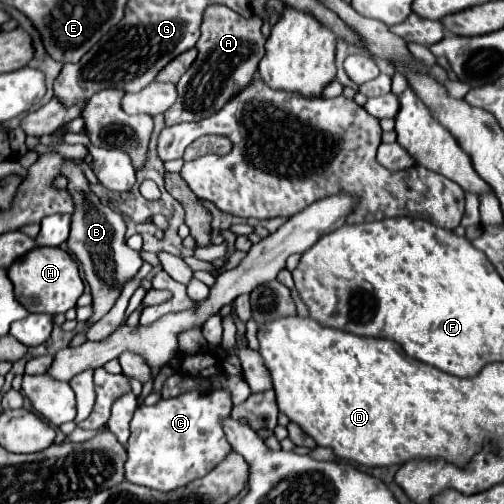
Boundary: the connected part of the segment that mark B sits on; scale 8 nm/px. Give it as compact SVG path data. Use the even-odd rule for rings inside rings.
M64 159L62 163L62 171L60 175L64 175L68 179L68 187L66 191L72 197L74 203L74 213L72 213L72 227L70 227L70 237L68 237L68 249L70 253L78 259L78 263L84 269L84 279L90 285L92 291L92 317L86 321L86 327L82 333L74 335L74 339L70 341L70 347L78 347L82 343L86 343L84 333L96 323L100 321L116 303L116 299L122 293L122 287L126 281L134 279L136 273L142 267L142 257L138 251L130 249L126 245L126 223L124 217L120 213L116 213L114 209L110 209L108 205L104 205L90 189L90 183L82 171L82 167L76 163L76 159Z

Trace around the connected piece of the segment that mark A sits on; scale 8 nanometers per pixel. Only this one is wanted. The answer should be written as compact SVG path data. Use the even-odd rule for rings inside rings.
M212 5L204 11L202 35L196 43L198 57L178 81L178 99L166 111L166 125L184 121L200 121L220 111L228 99L238 95L254 77L260 59L264 57L266 37L260 31L262 19L252 15L244 19L224 5Z

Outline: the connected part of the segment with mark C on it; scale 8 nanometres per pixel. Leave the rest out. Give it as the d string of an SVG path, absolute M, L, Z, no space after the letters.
M224 389L212 391L212 393L188 391L188 393L182 393L172 399L160 399L152 407L140 405L130 423L132 435L126 445L128 459L124 463L126 481L142 485L142 487L158 489L158 491L174 491L178 487L188 485L194 479L204 477L232 451L232 447L226 441L226 435L222 431L222 419L230 415L230 409L232 409L232 399L230 399L230 393Z

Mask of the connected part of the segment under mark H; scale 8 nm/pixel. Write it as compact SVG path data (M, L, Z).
M34 247L22 259L8 267L8 277L14 285L16 299L30 311L30 313L46 313L58 315L66 313L68 309L76 307L78 297L84 291L84 281L78 273L78 263L74 257L64 249L50 249L50 247Z

